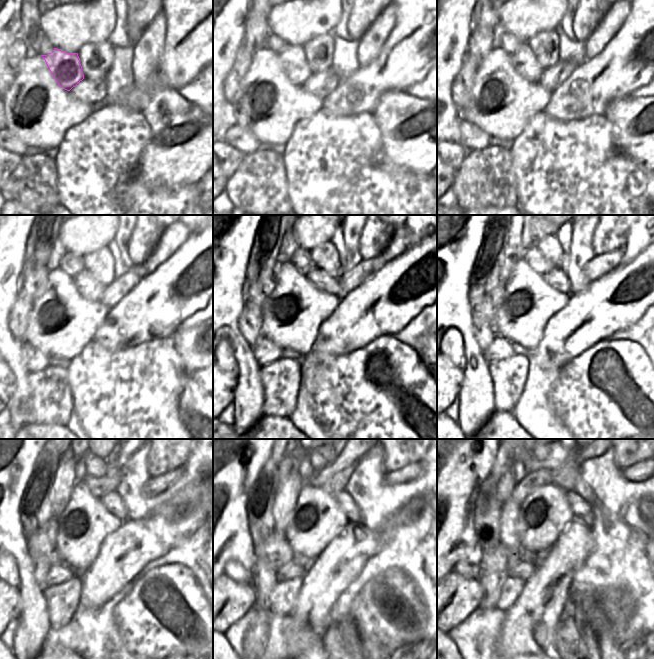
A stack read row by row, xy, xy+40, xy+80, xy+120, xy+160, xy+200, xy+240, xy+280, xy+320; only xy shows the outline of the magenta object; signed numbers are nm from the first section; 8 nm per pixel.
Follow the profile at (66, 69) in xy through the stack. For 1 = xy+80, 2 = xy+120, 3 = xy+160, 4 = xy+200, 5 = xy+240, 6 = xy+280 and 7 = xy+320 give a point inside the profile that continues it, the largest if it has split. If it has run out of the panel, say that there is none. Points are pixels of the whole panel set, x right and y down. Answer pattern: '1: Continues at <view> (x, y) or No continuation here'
1: Continues at xy+80 (523, 60)
2: Continues at xy+120 (87, 286)
3: Continues at xy+160 (321, 280)
4: Continues at xy+200 (557, 278)
5: Continues at xy+240 (112, 501)
6: Continues at xy+280 (348, 506)
7: Continues at xy+320 (582, 511)

